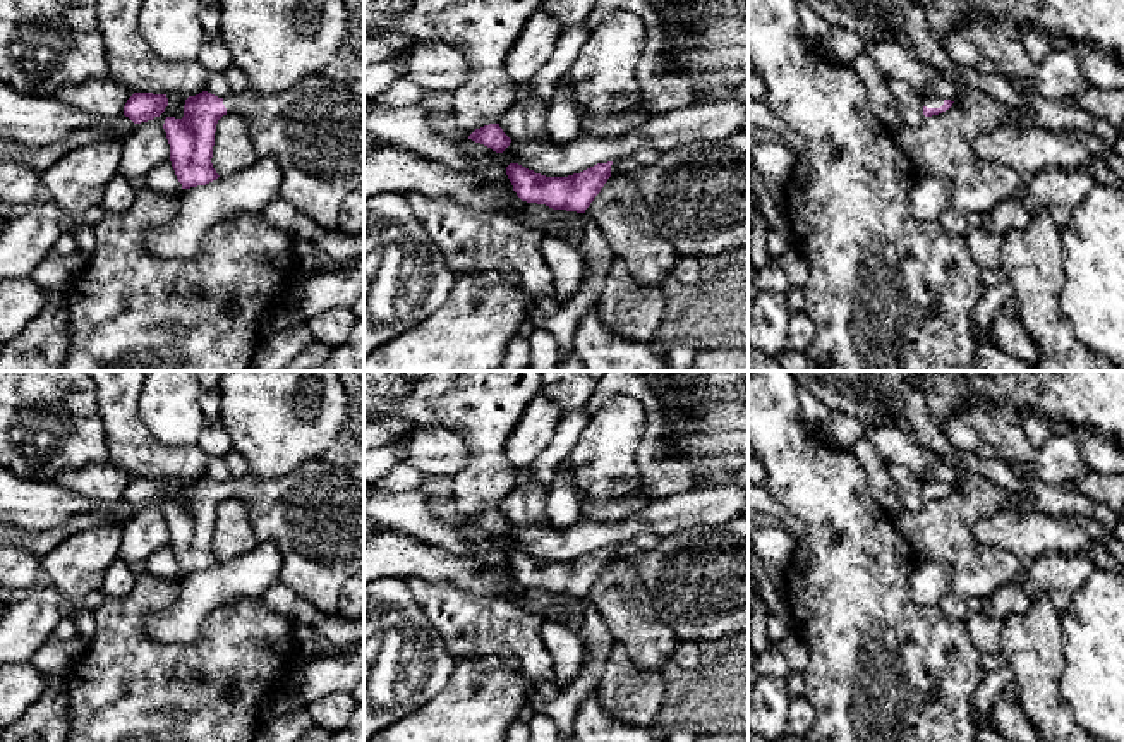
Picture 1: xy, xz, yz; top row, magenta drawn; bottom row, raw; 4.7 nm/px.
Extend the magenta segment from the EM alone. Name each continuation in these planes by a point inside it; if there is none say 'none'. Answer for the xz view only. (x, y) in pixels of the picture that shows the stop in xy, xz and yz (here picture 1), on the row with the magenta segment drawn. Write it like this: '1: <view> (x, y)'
1: xz (697, 194)

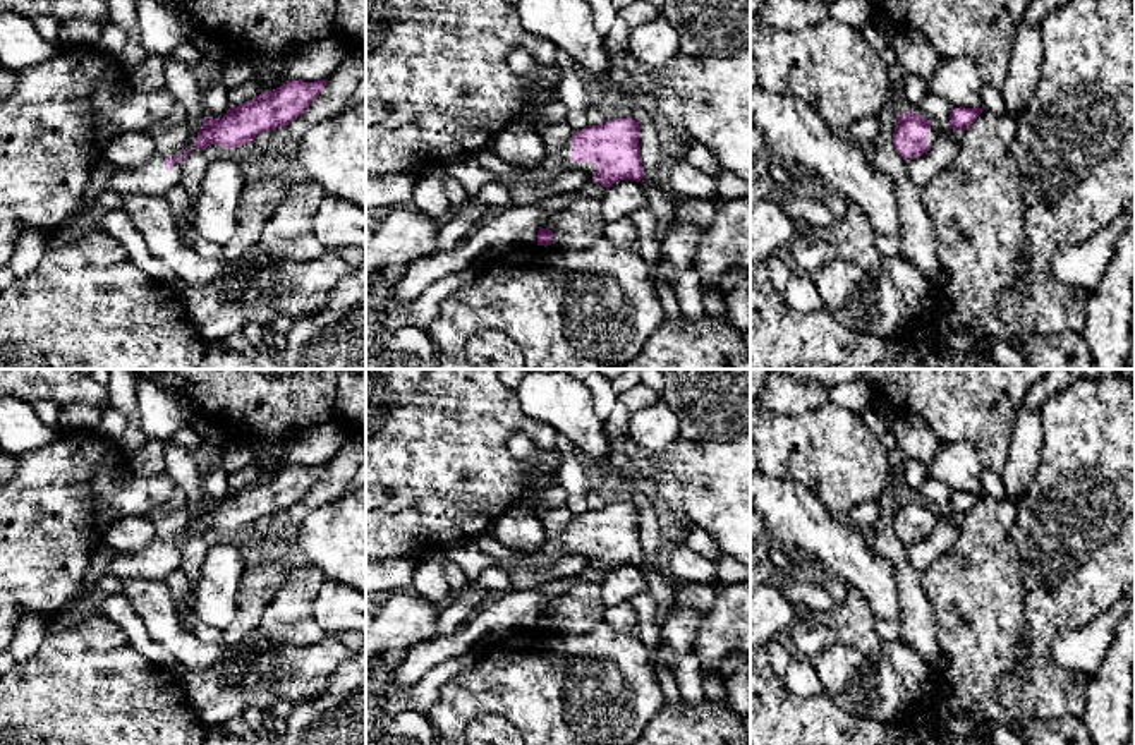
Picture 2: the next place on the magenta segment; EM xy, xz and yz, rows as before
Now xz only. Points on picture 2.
1: xz (567, 162)

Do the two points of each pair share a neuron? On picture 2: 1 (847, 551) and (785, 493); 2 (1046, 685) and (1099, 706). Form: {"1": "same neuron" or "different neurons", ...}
{"1": "same neuron", "2": "different neurons"}

